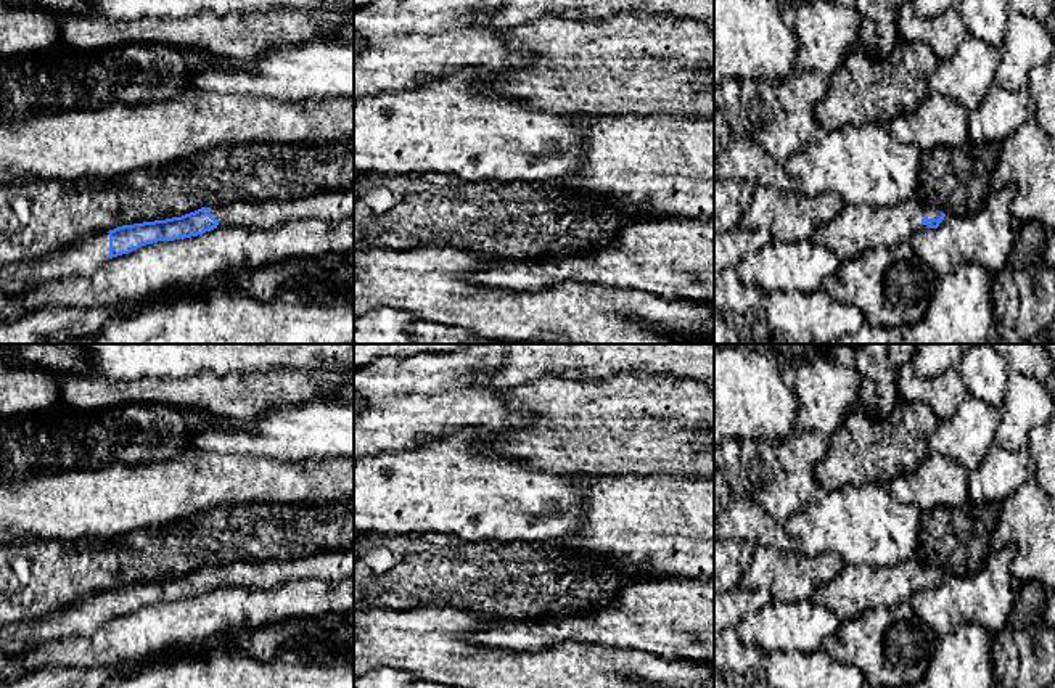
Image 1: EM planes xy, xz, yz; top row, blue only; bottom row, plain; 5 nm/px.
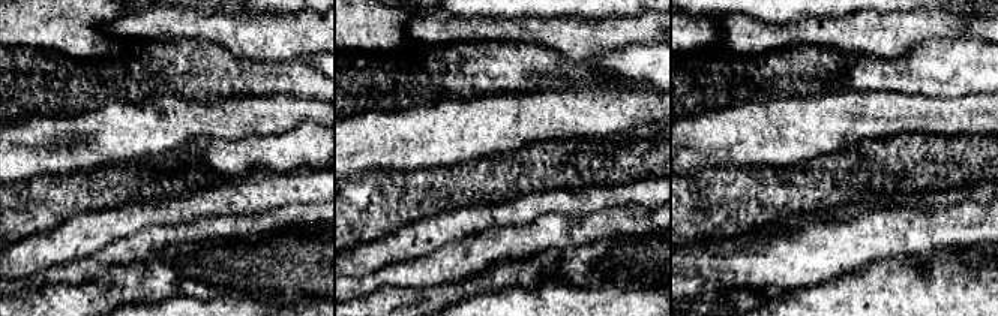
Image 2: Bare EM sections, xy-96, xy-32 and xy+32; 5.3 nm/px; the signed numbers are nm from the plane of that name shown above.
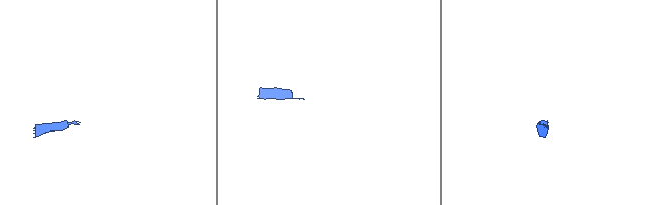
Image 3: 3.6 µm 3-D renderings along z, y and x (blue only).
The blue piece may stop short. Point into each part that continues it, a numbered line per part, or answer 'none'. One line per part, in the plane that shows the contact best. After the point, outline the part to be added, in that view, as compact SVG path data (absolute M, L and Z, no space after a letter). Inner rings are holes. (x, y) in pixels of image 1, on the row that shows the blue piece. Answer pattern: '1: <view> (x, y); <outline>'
1: yz (857, 229); M912 196L910 199L896 206L857 206L849 204L828 223L817 228L811 240L830 251L833 251L841 262L857 259L859 256L875 249L876 246L896 246L904 241L910 241L912 235L926 228L922 222L923 217L939 219L941 209L934 204L928 204Z

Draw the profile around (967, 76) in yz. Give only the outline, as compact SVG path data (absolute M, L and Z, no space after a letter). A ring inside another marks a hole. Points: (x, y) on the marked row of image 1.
M973 35L957 51L936 64L928 79L930 92L954 98L968 113L978 109L994 85L1000 51Z

